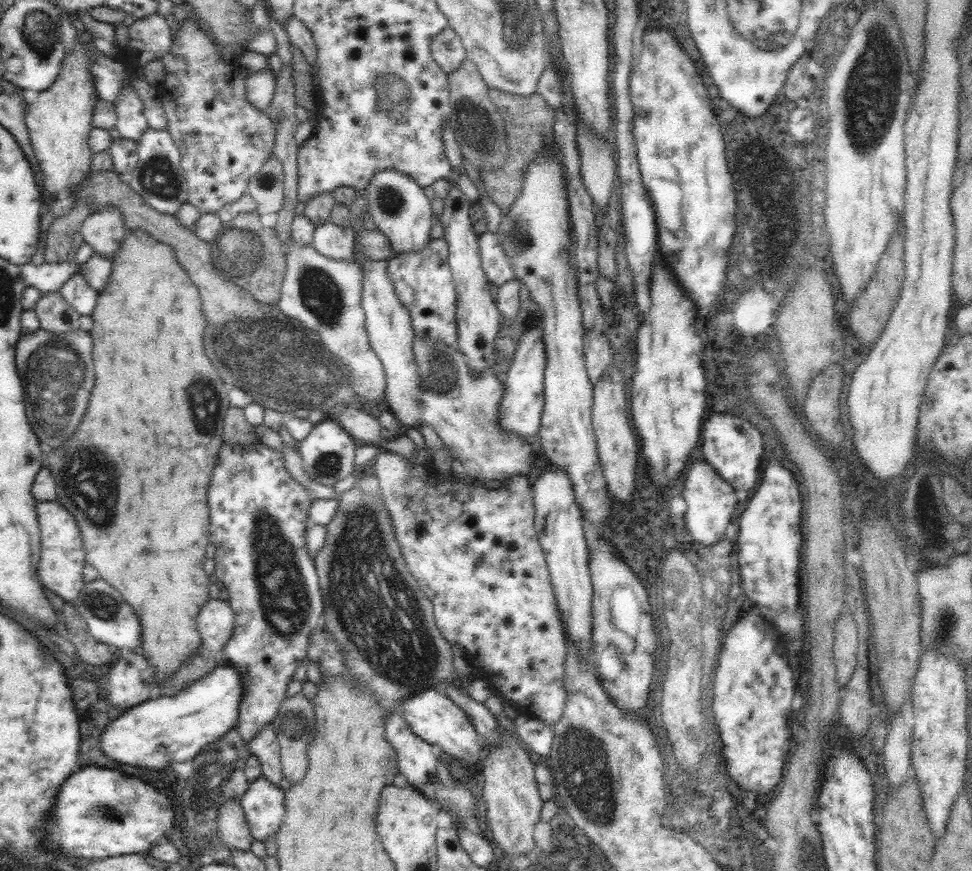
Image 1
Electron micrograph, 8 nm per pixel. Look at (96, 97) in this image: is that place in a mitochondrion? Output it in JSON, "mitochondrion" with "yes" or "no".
{"mitochondrion":"no"}

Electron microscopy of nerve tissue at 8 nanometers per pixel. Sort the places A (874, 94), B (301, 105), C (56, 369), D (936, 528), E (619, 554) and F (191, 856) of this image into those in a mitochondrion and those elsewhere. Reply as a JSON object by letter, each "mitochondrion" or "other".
{"A":"mitochondrion","B":"other","C":"mitochondrion","D":"mitochondrion","E":"other","F":"other"}

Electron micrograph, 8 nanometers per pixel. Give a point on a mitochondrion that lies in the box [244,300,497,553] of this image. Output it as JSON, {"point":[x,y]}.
{"point":[441,375]}

